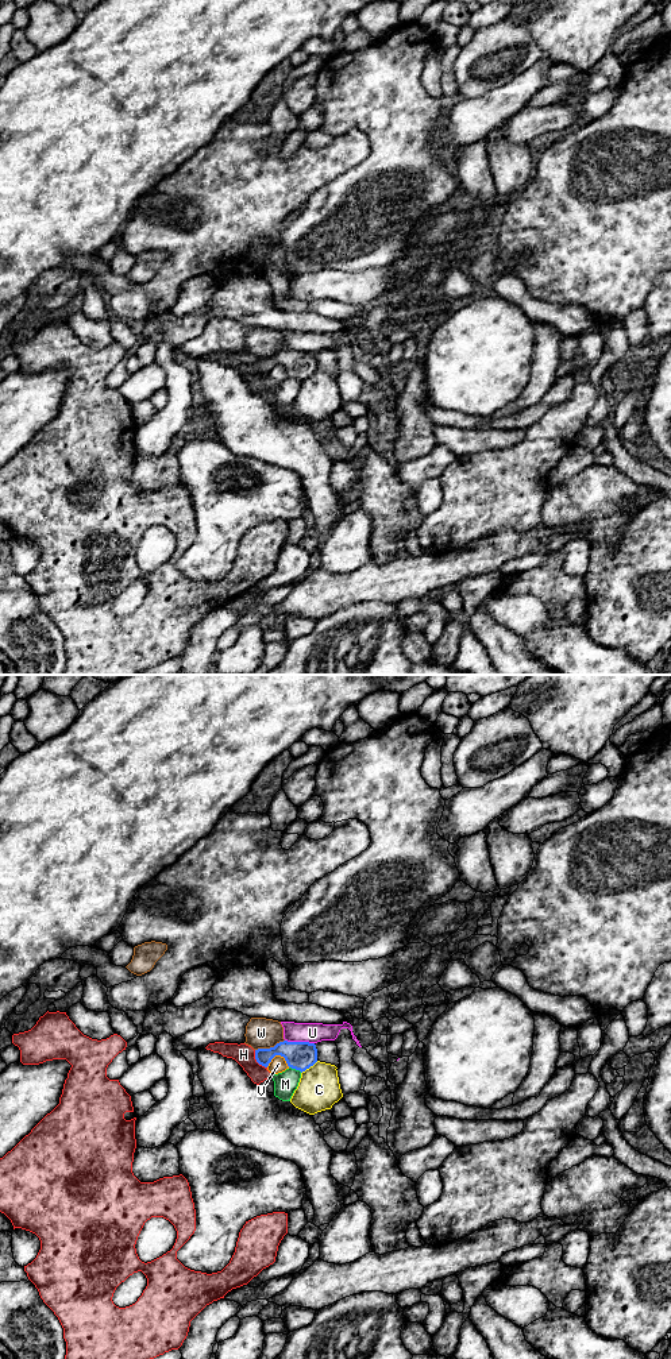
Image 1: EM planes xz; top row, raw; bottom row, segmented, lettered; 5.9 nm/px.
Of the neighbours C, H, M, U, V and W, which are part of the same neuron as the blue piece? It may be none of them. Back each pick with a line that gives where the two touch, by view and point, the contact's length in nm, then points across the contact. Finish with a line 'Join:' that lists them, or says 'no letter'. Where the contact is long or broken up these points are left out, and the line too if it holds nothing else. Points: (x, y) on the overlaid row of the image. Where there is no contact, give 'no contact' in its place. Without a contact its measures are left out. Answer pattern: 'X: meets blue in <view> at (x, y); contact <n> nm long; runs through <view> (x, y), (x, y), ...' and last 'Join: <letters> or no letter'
Join: no letter

